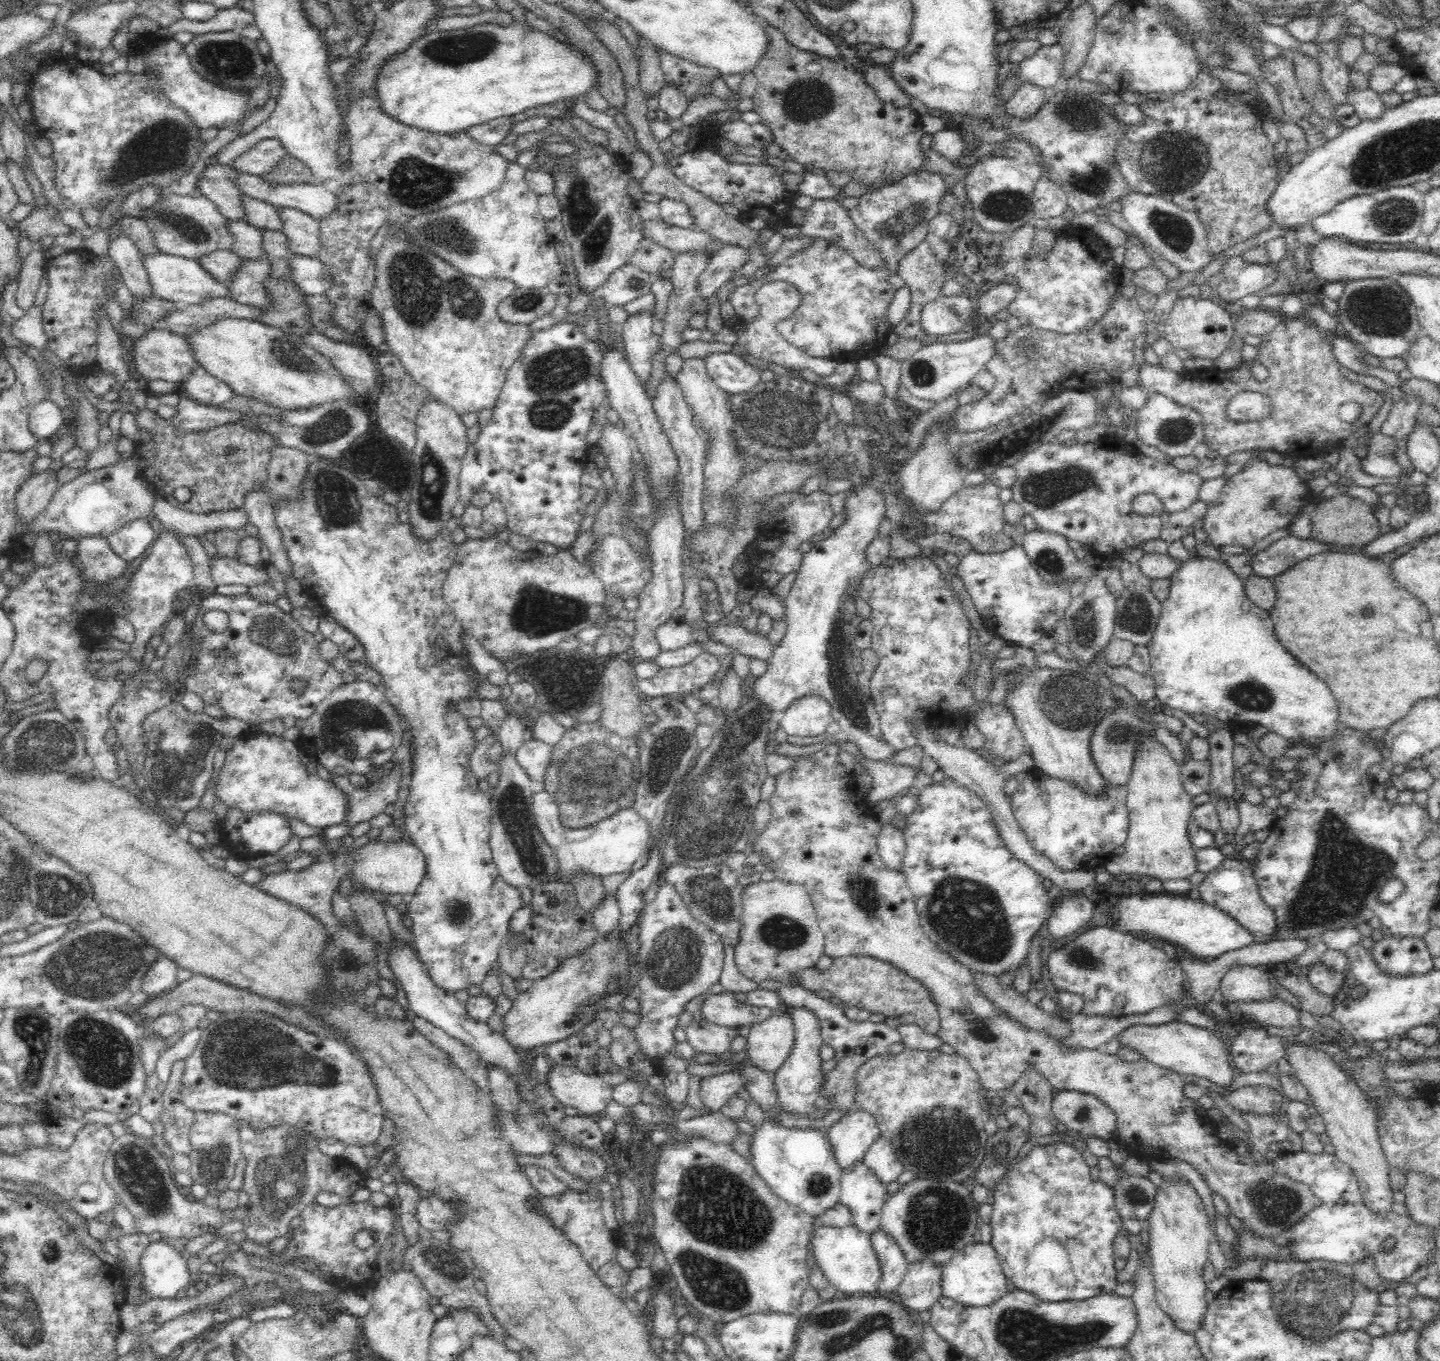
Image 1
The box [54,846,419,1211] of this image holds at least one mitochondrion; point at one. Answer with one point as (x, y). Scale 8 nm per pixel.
(242, 1057)

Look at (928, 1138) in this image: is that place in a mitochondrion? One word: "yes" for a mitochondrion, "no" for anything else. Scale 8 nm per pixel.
yes

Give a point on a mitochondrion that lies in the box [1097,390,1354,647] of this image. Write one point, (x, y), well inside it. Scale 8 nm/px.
(1136, 616)

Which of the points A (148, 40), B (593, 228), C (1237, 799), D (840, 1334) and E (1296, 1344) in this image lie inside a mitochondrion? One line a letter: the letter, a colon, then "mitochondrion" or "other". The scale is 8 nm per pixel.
A: other
B: mitochondrion
C: other
D: mitochondrion
E: mitochondrion

